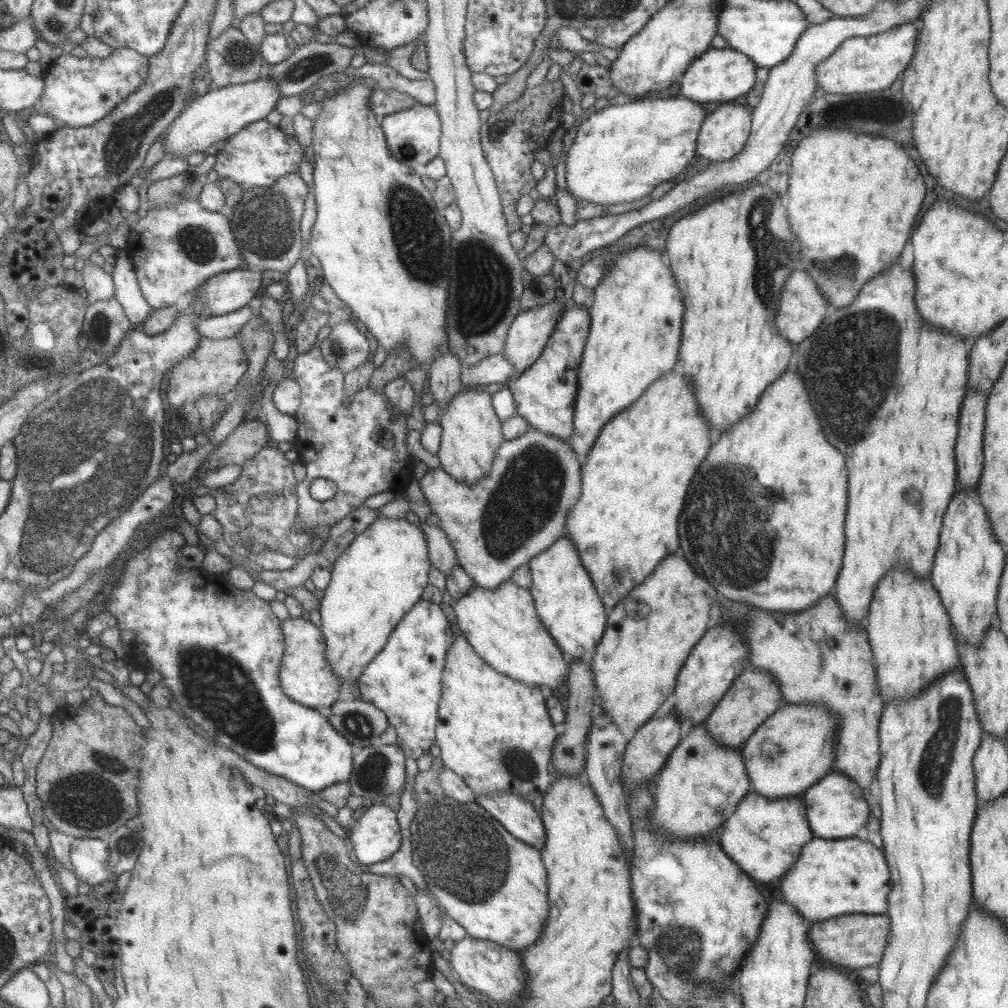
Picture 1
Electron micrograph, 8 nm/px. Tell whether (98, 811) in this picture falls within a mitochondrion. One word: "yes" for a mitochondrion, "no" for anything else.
yes

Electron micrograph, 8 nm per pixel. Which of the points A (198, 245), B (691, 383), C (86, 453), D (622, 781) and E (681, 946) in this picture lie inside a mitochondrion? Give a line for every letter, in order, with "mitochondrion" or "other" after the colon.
A: mitochondrion
B: other
C: mitochondrion
D: other
E: mitochondrion

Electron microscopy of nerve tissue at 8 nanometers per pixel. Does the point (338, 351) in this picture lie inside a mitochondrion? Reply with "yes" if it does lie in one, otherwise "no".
yes

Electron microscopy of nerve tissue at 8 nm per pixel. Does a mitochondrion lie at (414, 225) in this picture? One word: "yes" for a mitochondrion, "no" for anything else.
yes

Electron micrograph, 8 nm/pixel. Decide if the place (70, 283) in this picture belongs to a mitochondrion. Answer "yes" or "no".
no

